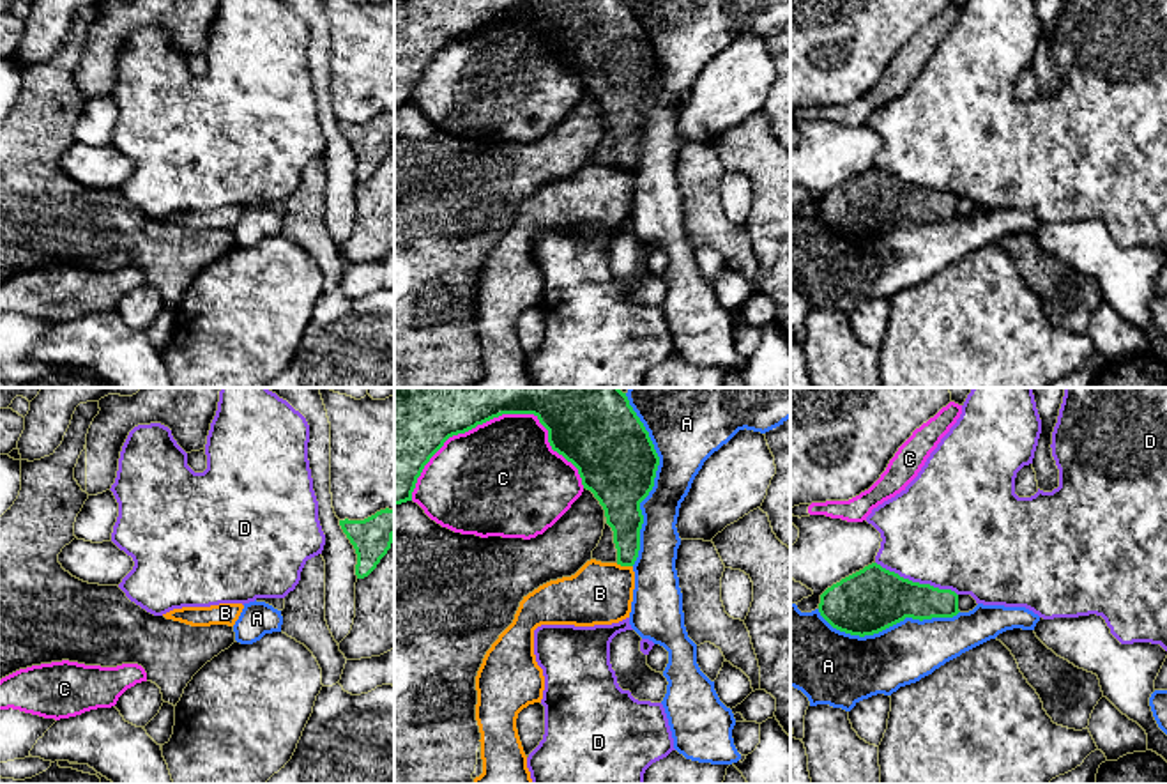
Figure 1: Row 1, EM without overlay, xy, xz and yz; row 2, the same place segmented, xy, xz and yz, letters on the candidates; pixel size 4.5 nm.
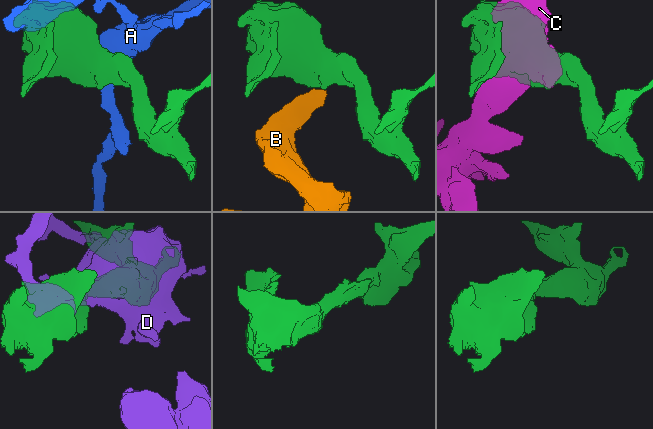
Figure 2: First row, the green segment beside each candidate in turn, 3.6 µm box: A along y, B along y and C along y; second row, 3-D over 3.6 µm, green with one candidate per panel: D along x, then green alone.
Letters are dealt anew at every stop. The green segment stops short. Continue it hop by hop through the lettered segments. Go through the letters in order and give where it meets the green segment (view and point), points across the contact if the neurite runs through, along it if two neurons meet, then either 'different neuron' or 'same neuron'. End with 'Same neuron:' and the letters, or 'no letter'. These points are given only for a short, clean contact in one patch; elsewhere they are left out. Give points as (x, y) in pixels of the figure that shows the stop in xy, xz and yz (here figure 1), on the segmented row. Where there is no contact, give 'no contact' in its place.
A: xz (653, 480) | different neuron
B: xz (625, 565) | along xz (616, 563), (632, 567) | different neuron
C: xz (497, 416) | different neuron
D: yz (916, 583) | different neuron
Same neuron: no letter

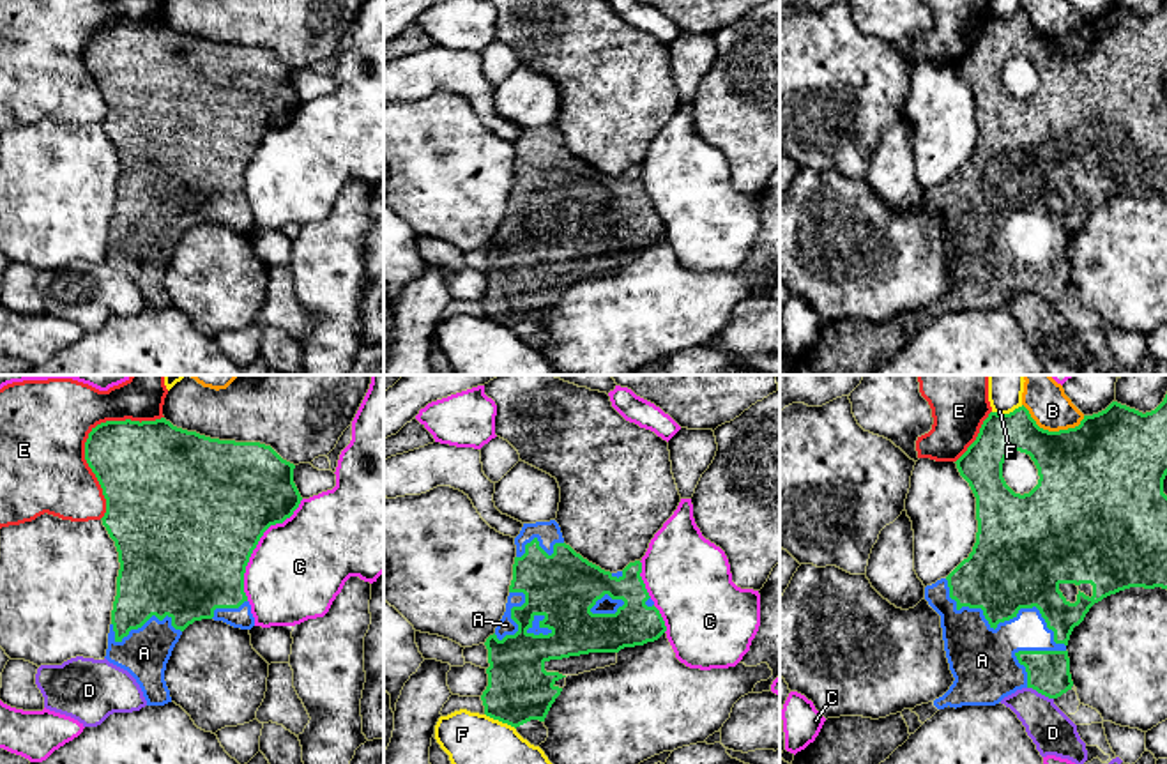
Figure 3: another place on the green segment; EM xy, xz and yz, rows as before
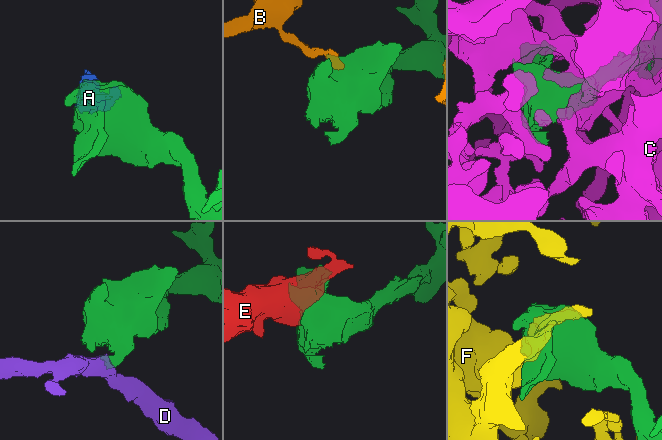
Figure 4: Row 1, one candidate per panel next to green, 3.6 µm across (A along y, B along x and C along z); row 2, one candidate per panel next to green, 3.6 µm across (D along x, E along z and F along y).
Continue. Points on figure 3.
A: yz (1001, 621) | same neuron
B: yz (1051, 432) | along yz (1022, 404), (1029, 416), (1049, 430), (1074, 428), (1084, 418) | different neuron
C: xy (257, 543) | different neuron
D: yz (1040, 692) | along yz (1028, 687), (1052, 699) | different neuron
E: xy (87, 439) | different neuron
F: xz (501, 720) | different neuron
Same neuron: A

